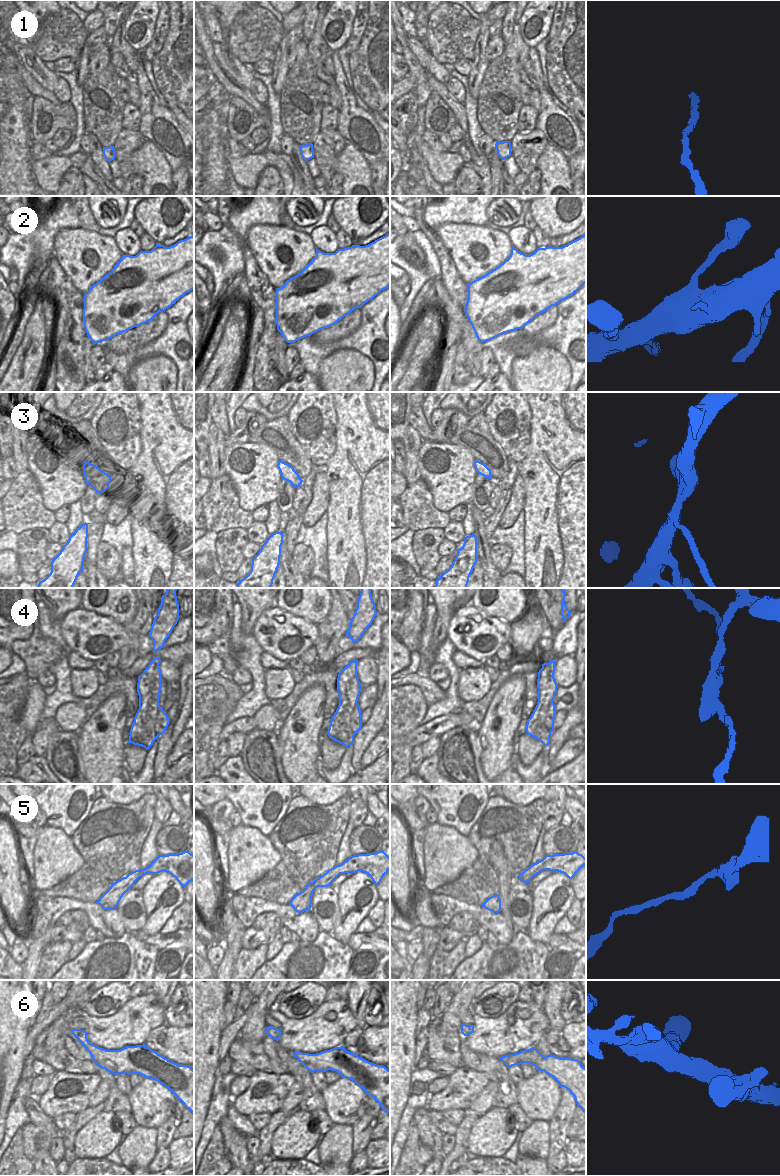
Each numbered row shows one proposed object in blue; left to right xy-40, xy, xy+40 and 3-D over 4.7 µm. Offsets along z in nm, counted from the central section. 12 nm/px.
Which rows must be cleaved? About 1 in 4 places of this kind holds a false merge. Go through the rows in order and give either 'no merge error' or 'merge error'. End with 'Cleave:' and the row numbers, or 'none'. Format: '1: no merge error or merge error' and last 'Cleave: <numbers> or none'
1: no merge error
2: no merge error
3: no merge error
4: merge error
5: no merge error
6: no merge error
Cleave: 4

